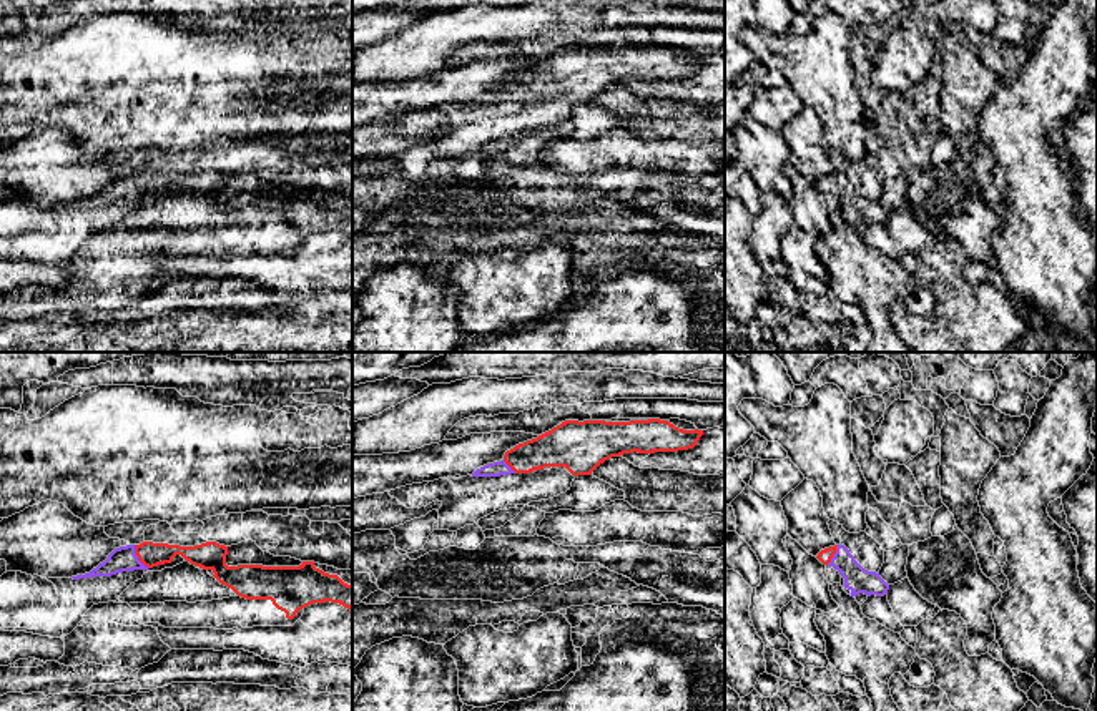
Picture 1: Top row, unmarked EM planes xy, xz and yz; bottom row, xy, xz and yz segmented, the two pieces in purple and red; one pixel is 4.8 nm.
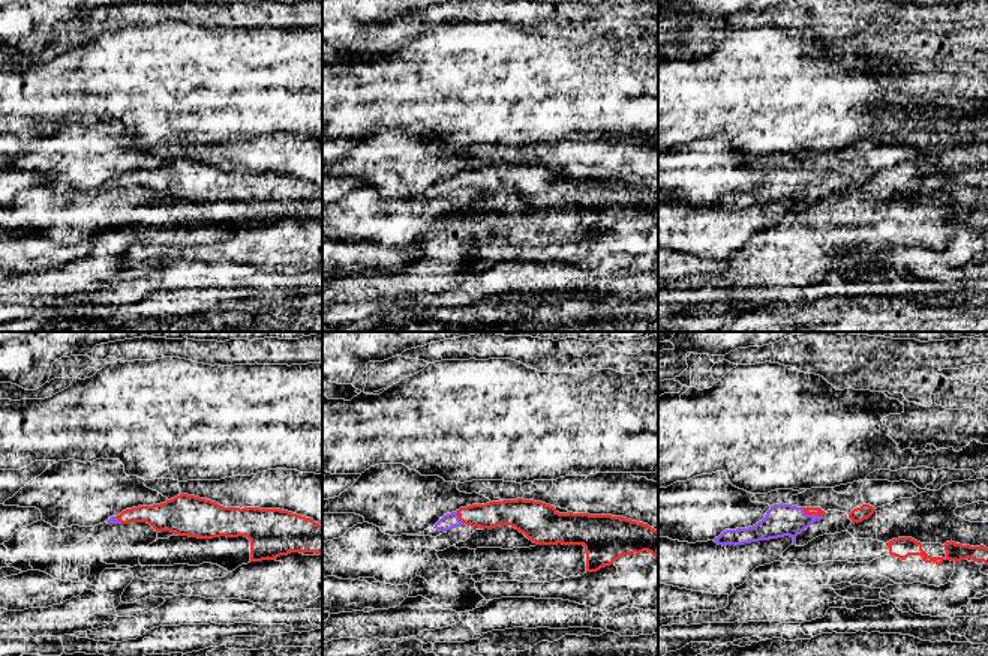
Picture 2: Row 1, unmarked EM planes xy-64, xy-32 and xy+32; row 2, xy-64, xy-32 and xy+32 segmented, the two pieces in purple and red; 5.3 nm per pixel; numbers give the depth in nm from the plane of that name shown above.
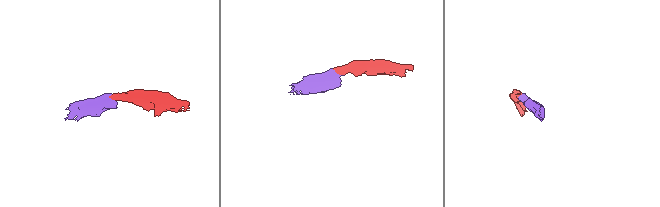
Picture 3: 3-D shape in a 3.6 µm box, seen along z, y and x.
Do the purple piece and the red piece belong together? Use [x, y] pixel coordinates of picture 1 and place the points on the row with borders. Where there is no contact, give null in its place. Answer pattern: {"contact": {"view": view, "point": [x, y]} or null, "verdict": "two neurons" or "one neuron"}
{"contact": {"view": "xy", "point": [137, 557]}, "verdict": "one neuron"}

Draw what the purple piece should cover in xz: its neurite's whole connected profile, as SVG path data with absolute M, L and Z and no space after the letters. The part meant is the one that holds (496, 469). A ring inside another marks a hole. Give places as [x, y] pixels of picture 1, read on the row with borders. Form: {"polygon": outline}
{"polygon": "M565 420L552 430L507 450L500 462L477 468L472 477L530 473L565 467L573 477L592 472L623 454L678 452L693 449L703 430L683 430L668 420L630 422Z"}

